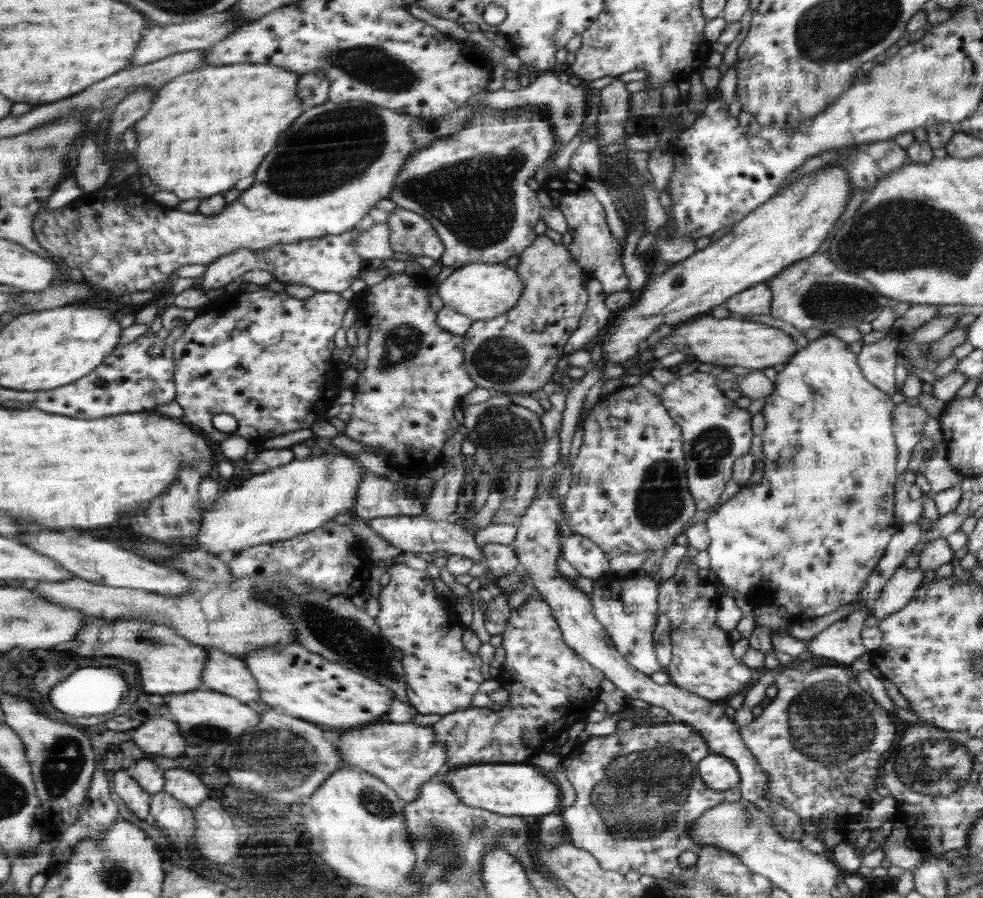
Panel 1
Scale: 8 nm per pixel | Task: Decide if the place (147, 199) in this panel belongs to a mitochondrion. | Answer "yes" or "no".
no

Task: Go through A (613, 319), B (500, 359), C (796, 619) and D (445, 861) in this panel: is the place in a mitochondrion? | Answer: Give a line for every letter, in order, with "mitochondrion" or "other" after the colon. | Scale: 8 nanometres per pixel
A: other
B: mitochondrion
C: other
D: mitochondrion

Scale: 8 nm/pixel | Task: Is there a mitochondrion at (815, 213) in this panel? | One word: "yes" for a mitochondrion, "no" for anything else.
no

